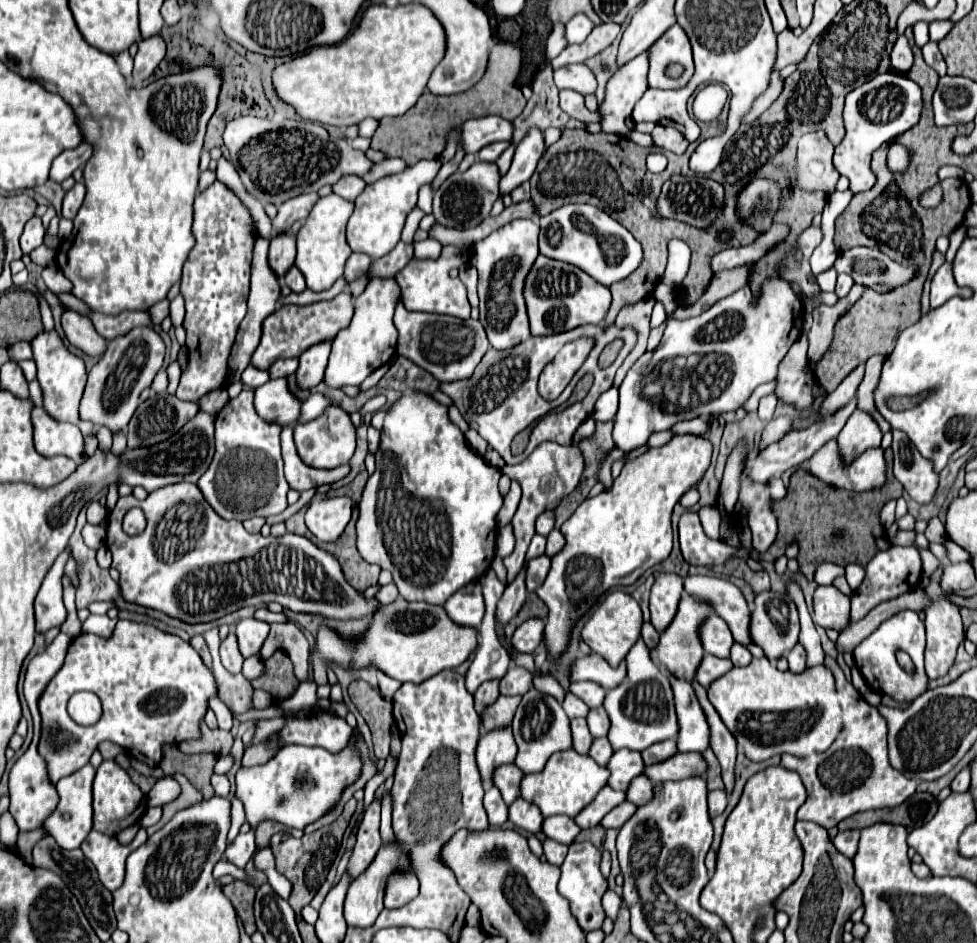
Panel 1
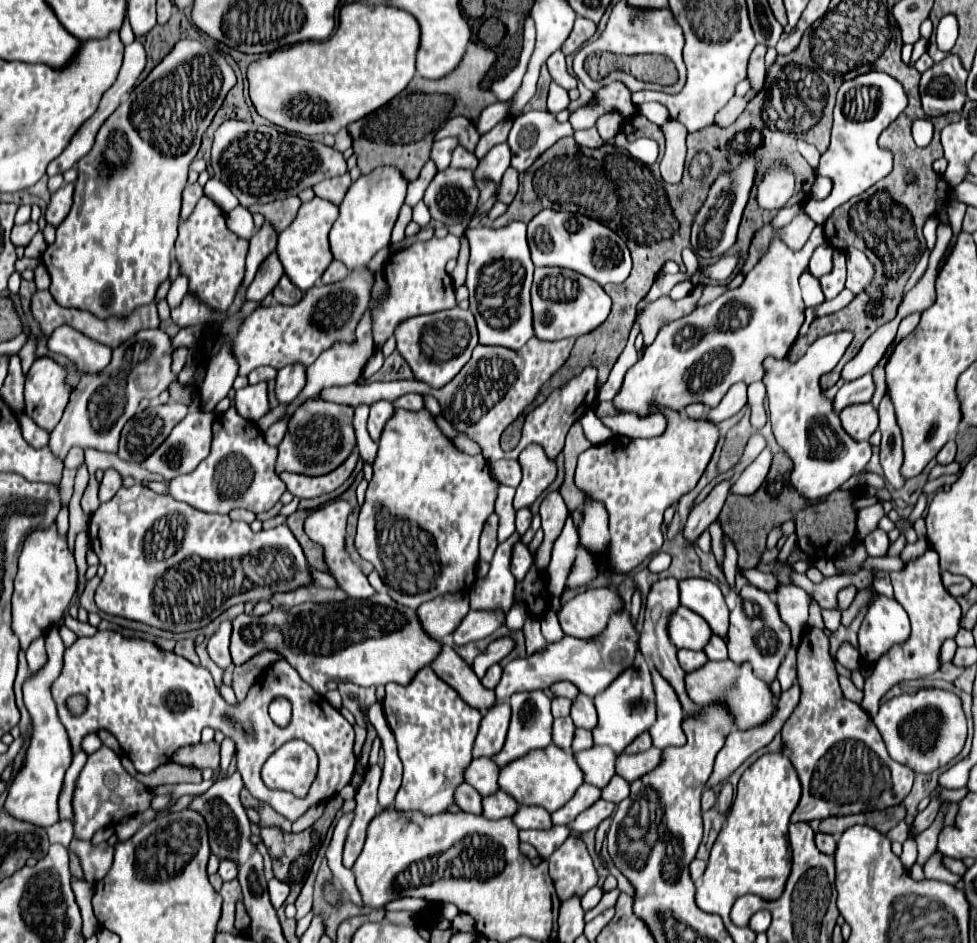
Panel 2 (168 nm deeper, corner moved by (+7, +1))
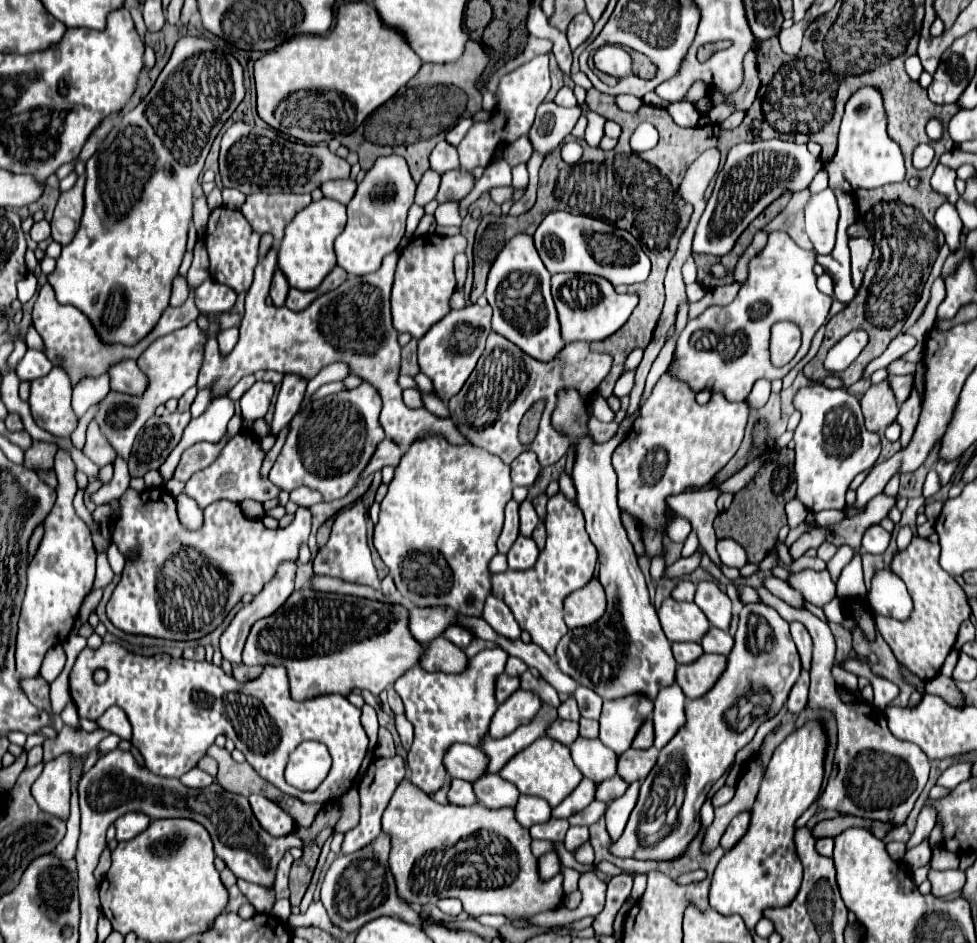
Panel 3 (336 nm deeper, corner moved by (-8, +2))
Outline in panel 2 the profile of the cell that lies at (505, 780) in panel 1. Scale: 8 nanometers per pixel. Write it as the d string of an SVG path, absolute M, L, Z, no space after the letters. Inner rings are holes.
M477 758L471 762L469 770L465 772L465 782L477 788L481 796L491 796L499 790L497 776L501 772L501 766L497 766L491 758Z

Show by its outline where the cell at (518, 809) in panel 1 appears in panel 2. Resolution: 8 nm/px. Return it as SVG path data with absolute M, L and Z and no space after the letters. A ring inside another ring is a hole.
M499 790L497 794L483 798L483 816L489 820L501 820L501 818L513 818L519 810L519 804L513 796Z

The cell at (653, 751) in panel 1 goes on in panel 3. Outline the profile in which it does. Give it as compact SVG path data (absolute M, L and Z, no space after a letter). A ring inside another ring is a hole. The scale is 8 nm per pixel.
M646 719L640 725L640 729L638 729L638 733L636 733L634 741L632 741L632 747L634 749L648 749L648 747L652 747L652 719Z

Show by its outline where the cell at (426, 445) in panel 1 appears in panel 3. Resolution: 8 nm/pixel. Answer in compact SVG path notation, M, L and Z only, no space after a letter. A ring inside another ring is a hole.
M428 437L428 441L420 441L420 445L412 445L408 447L408 453L402 457L400 465L396 467L394 479L388 487L388 493L380 505L380 521L374 527L374 547L378 551L378 555L382 557L382 561L386 563L386 567L390 569L390 575L396 583L396 589L400 591L402 597L410 599L414 605L420 607L450 607L460 615L474 615L480 617L482 609L484 609L484 601L490 595L490 571L488 571L488 563L490 559L498 553L496 551L496 541L504 523L504 505L512 499L512 481L510 481L510 467L504 465L500 461L500 457L484 451L484 449L476 449L474 445L448 445L448 441L444 441L442 437ZM474 595L474 603L468 605L466 599Z

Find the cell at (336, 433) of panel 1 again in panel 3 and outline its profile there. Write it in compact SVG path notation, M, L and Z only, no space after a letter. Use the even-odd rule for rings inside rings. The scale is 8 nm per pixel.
M366 381L356 389L340 391L308 403L290 421L286 443L268 479L288 493L298 487L310 487L318 491L324 501L344 497L358 483L378 443L386 437L378 421L380 409L382 401L378 391Z

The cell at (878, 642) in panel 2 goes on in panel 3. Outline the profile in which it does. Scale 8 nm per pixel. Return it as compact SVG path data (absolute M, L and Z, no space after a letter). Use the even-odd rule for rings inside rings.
M876 571L872 577L872 587L868 593L874 613L902 619L912 613L912 599L906 591L906 585L892 571Z

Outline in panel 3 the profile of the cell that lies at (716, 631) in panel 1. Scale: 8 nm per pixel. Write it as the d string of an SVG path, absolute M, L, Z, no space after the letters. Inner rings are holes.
M666 599L658 609L658 619L668 641L700 641L710 629L704 613L696 603L678 603Z

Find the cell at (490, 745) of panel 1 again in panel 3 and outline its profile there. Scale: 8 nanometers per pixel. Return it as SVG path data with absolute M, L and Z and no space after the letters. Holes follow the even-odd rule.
M516 689L504 703L498 705L492 723L490 723L490 735L492 737L506 737L516 727L530 723L542 707L540 697L534 691Z

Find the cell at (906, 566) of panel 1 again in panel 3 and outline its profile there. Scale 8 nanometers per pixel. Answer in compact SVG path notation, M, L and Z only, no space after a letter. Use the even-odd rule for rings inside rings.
M834 597L830 603L826 603L822 607L822 611L824 611L824 615L830 623L840 623L844 619L844 611L842 611L842 605L840 605L838 597Z

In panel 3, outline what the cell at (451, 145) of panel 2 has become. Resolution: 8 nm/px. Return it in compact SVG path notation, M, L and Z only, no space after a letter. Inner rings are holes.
M440 141L434 151L430 153L430 169L436 173L444 173L450 169L456 169L458 157L456 157L456 147L450 147L446 141Z

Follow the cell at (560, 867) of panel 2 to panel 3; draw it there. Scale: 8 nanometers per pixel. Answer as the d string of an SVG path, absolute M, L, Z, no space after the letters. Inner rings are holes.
M570 827L566 833L566 839L564 839L564 845L568 851L574 851L576 847L580 847L588 839L590 839L588 827Z

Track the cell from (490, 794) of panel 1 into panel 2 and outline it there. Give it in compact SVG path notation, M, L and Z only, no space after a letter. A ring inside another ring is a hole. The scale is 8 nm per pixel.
M461 784L457 788L457 806L463 812L471 812L471 814L483 814L483 796L469 784Z

